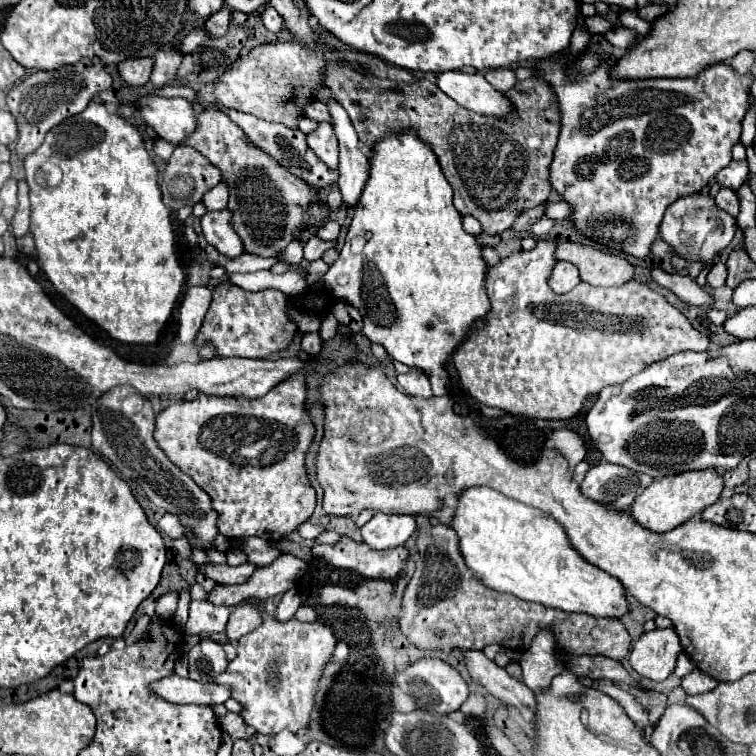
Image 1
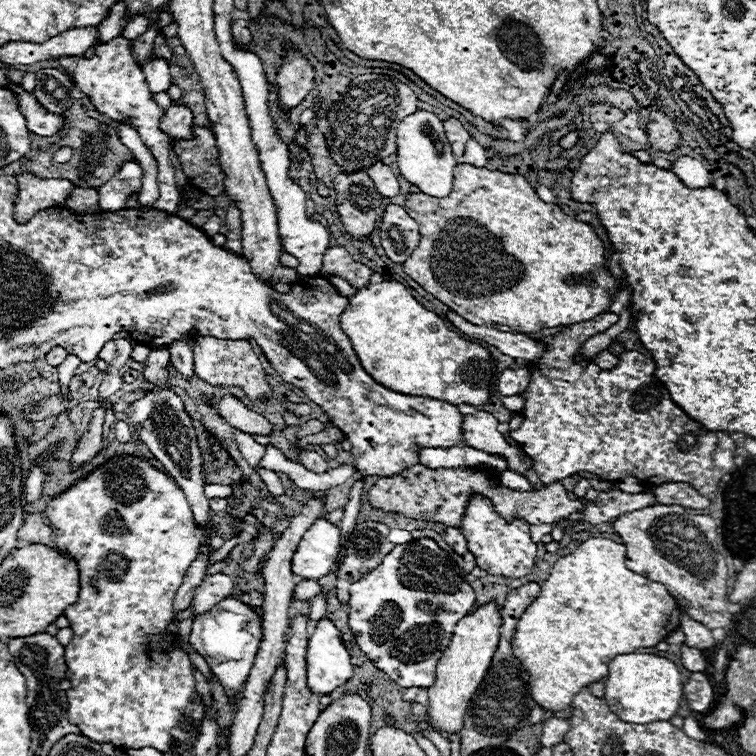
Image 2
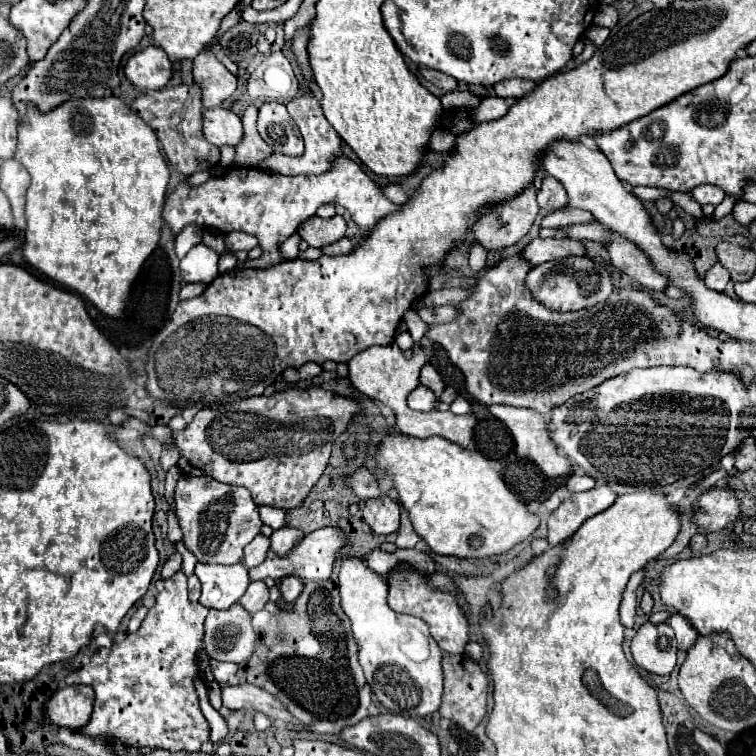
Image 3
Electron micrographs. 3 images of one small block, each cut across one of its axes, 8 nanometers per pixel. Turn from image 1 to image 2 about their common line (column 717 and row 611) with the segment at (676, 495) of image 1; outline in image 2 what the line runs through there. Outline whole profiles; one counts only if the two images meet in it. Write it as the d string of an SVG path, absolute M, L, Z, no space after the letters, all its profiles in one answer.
M492 600L484 606L474 608L464 620L460 620L454 628L452 640L448 644L446 654L440 658L438 670L436 670L436 682L428 690L430 706L428 706L428 716L432 726L446 730L446 732L460 732L462 730L462 718L464 712L470 704L472 694L484 680L492 656L498 648L500 640L500 626L502 626L502 616L500 616L500 606Z

